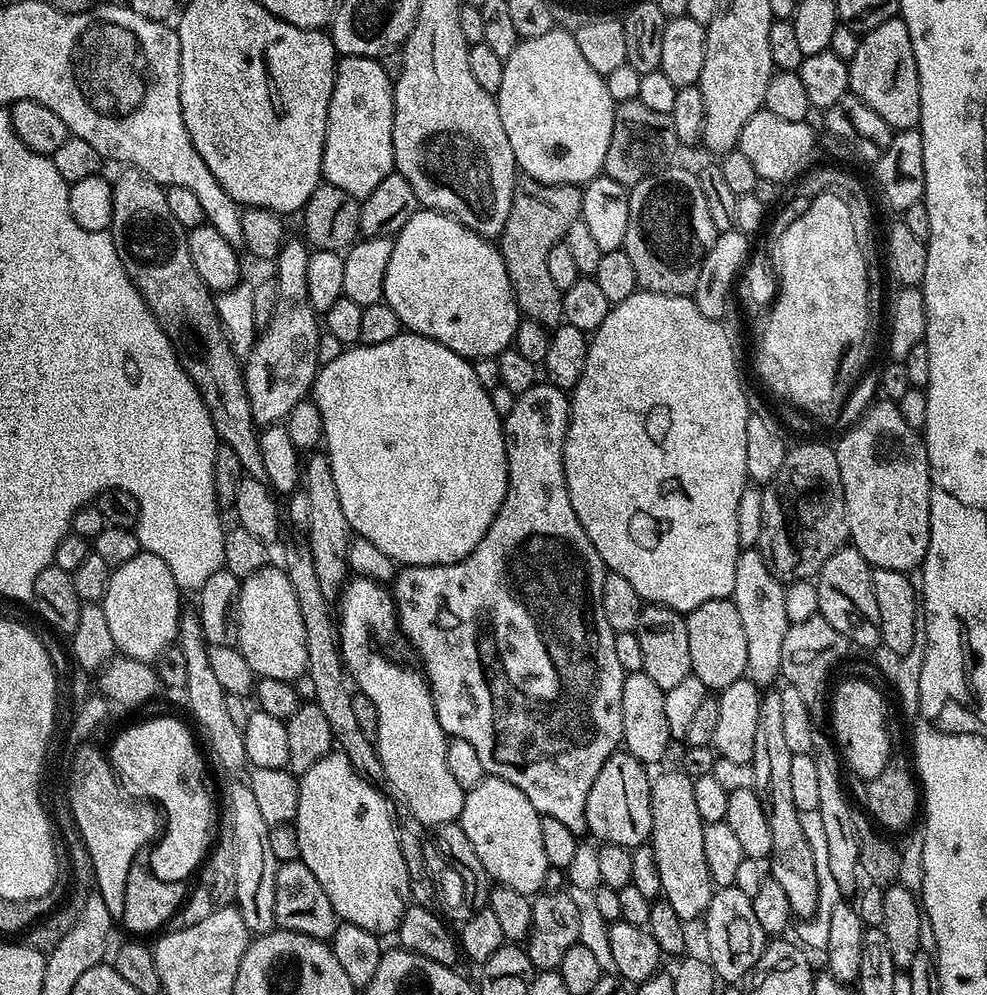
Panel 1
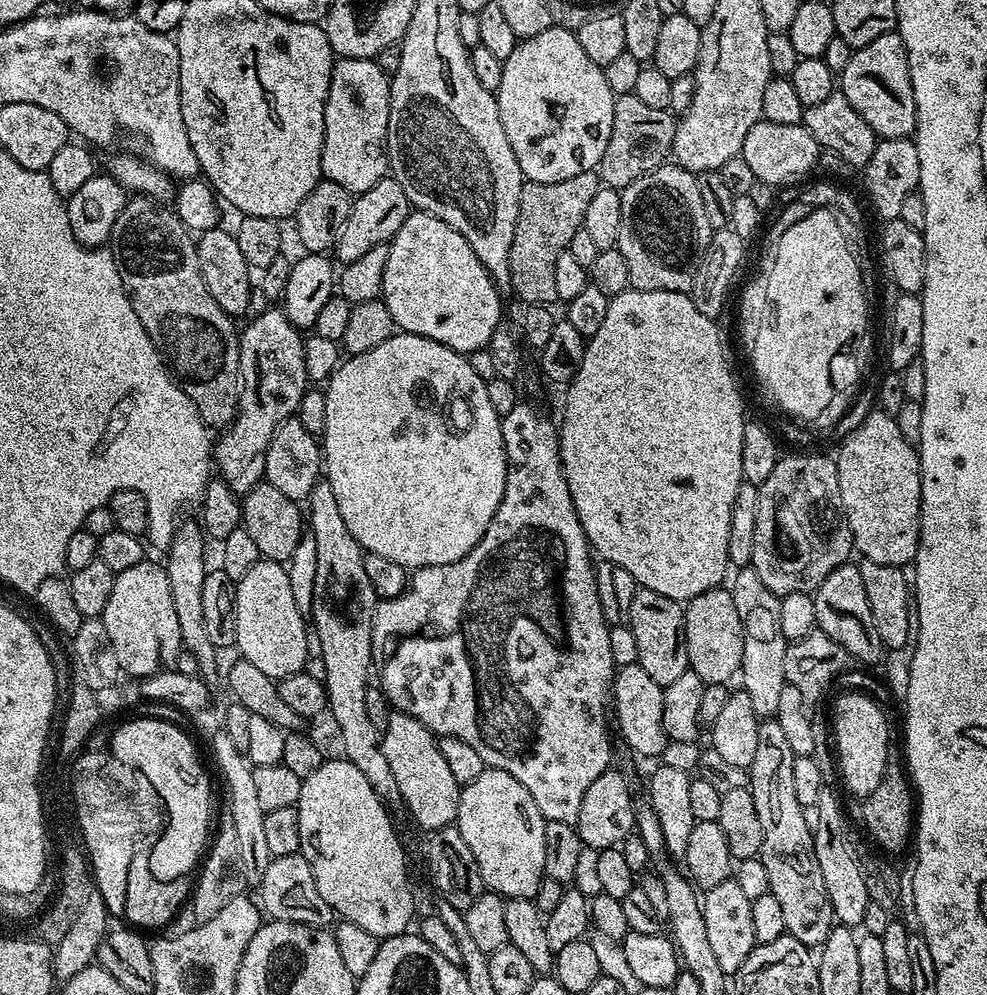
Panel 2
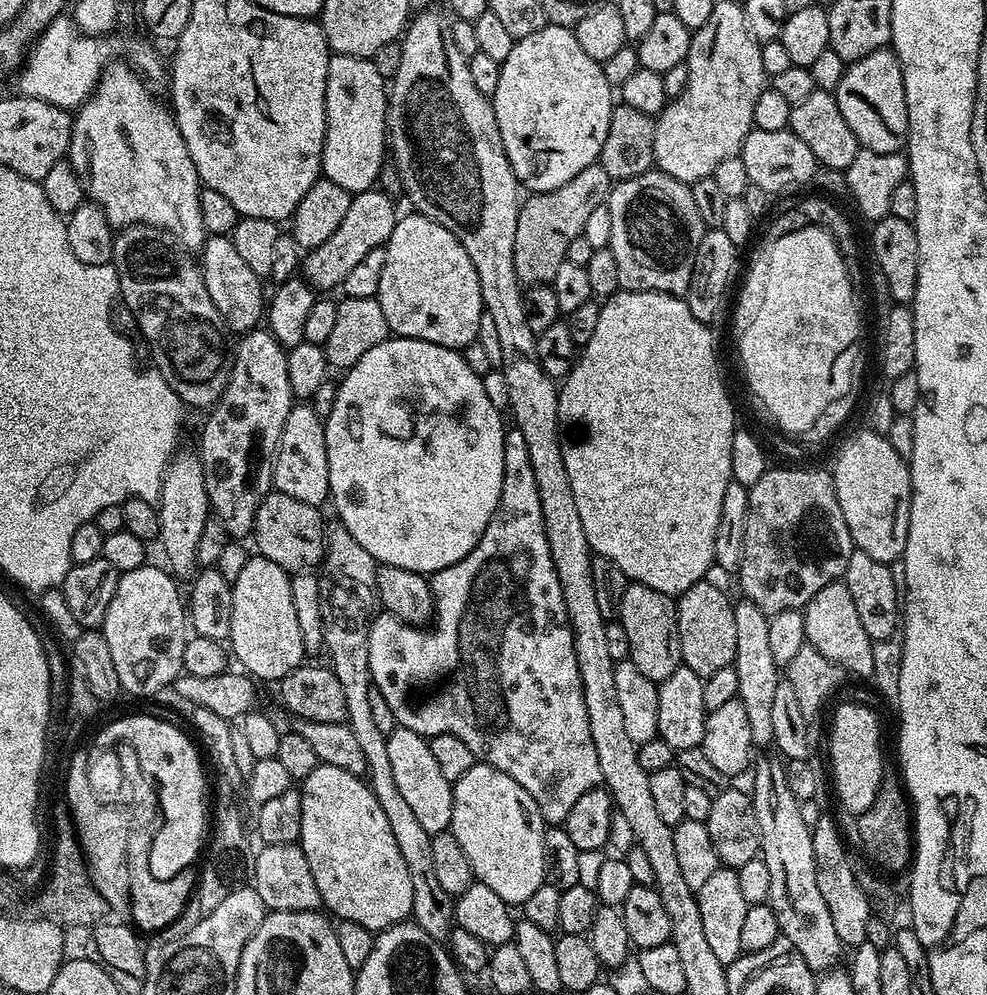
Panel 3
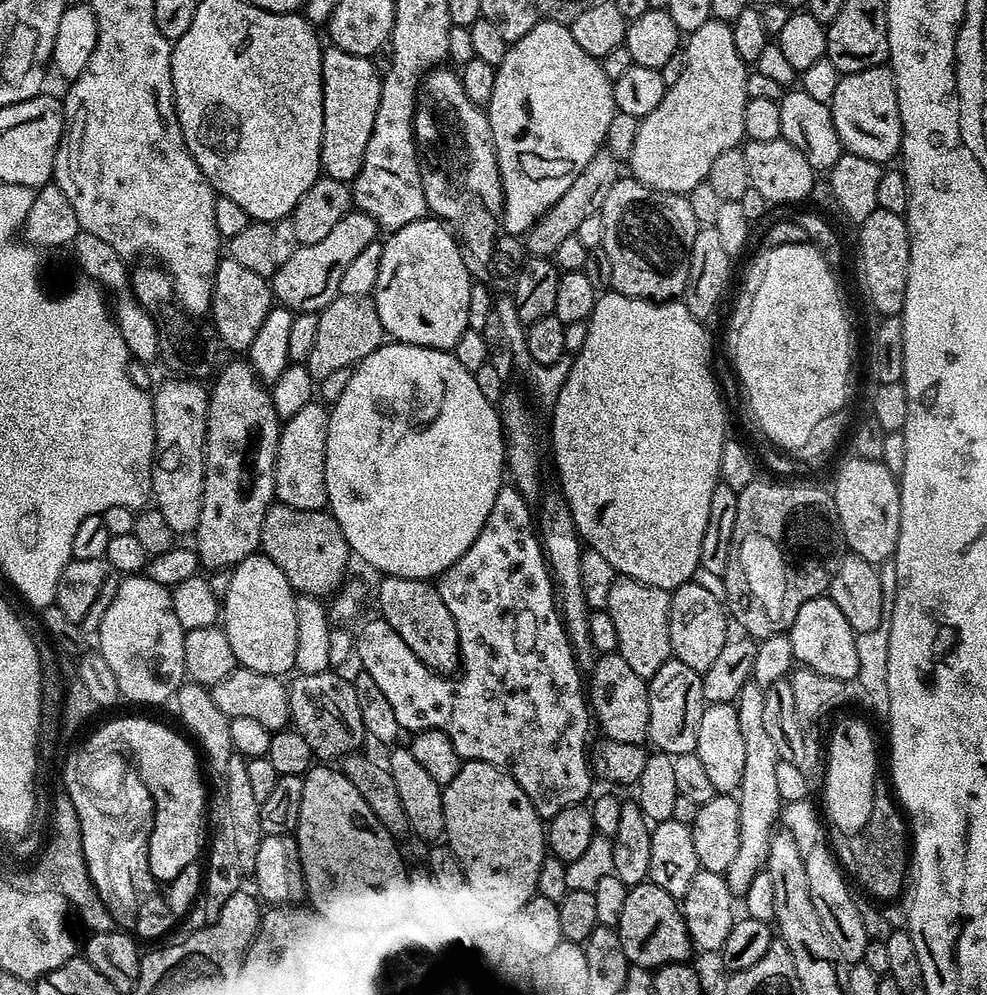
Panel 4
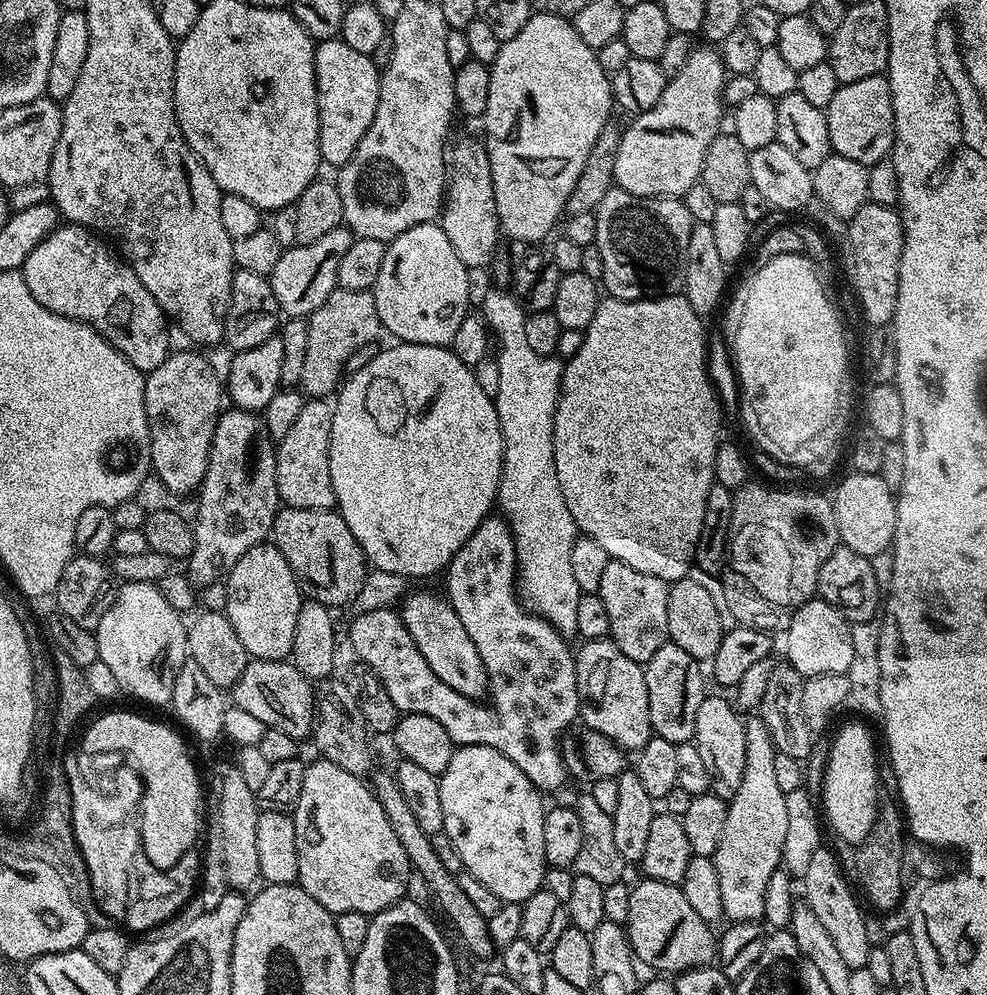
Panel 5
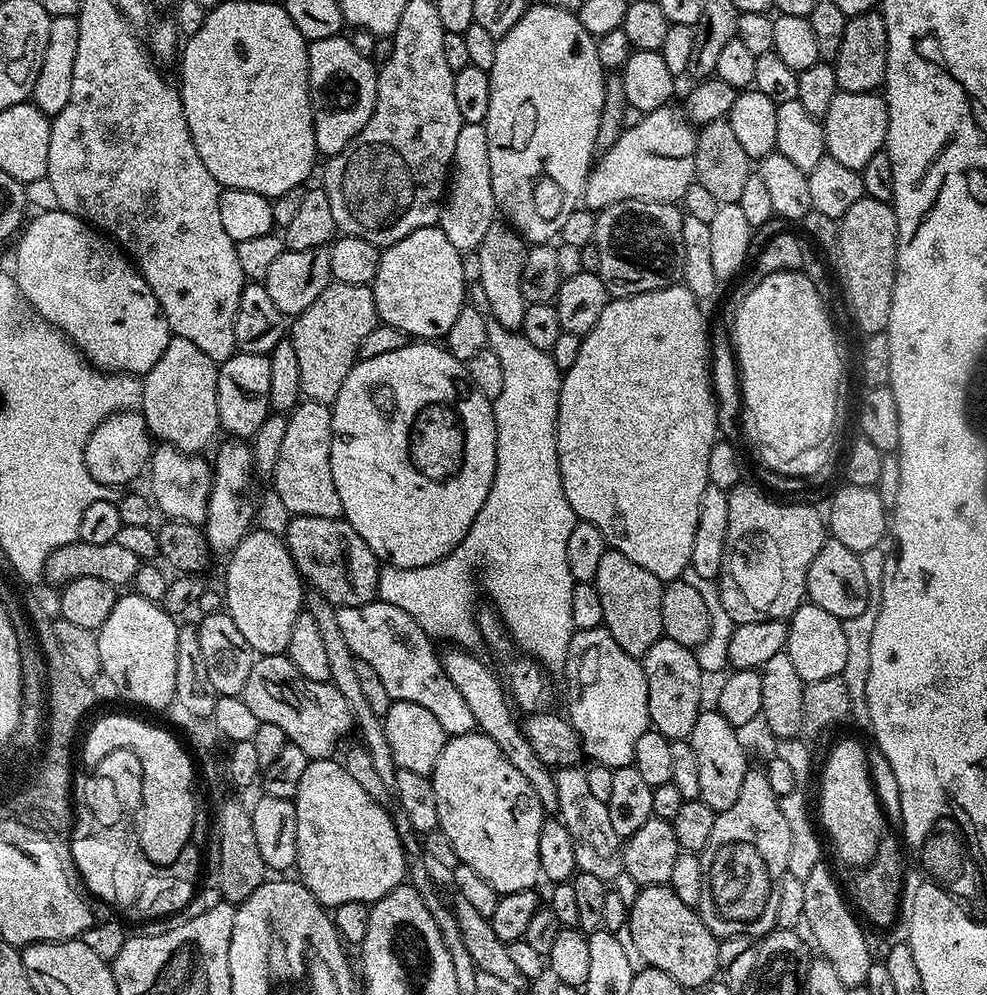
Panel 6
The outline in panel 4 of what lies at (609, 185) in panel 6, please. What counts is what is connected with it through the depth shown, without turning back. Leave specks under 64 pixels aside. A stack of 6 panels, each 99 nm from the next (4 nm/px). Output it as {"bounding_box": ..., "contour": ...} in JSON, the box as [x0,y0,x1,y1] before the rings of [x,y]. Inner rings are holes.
{"bounding_box":[631,19,749,194],"contour":[[[710,19],[698,30],[687,33],[683,45],[684,69],[678,82],[666,90],[662,102],[650,110],[634,137],[631,179],[659,192],[686,194],[707,180],[714,158],[737,147],[745,139],[746,78],[749,65],[734,46],[731,23]]]}

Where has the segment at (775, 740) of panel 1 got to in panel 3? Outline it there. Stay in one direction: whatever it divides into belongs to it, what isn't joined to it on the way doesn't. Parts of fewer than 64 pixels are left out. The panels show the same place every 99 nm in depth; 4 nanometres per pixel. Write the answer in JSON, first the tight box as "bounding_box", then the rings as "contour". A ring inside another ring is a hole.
{"bounding_box":[750,757,846,974],"contour":[[[759,757],[755,761],[752,768],[754,780],[750,787],[752,804],[758,814],[760,856],[766,862],[766,870],[770,870],[768,903],[778,918],[781,936],[792,943],[793,950],[802,954],[813,973],[823,974],[841,963],[840,955],[846,952],[846,948],[840,943],[838,930],[834,930],[822,890],[818,890],[812,829],[799,814],[800,801],[790,791],[785,763],[779,757],[773,757]]]}

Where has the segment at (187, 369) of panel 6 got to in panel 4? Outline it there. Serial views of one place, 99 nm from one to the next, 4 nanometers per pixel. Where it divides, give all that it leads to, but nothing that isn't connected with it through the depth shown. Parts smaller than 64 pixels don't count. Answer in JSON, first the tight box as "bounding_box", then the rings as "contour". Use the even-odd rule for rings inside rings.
{"bounding_box":[151,378,209,534],"contour":[[[172,378],[176,380],[168,380],[161,386],[157,392],[151,393],[152,397],[152,413],[154,414],[154,434],[156,435],[156,459],[152,470],[152,495],[154,507],[162,512],[171,532],[179,534],[179,532],[195,533],[196,523],[202,514],[202,494],[204,493],[204,443],[206,442],[206,422],[208,421],[208,394],[209,389],[204,388],[196,381],[196,378]]]}

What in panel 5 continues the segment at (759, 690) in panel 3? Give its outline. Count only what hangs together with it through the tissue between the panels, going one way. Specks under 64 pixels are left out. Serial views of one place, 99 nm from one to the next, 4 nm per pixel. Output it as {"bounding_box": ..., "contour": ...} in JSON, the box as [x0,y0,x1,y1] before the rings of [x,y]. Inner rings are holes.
{"bounding_box":[712,718,786,921],"contour":[[[758,718],[744,725],[746,734],[746,770],[742,770],[742,783],[738,794],[728,801],[726,826],[722,842],[712,855],[714,870],[718,872],[718,887],[722,890],[724,916],[729,921],[763,921],[766,906],[766,886],[781,867],[783,843],[786,839],[786,794],[778,787],[774,758],[777,751],[766,726]]]}

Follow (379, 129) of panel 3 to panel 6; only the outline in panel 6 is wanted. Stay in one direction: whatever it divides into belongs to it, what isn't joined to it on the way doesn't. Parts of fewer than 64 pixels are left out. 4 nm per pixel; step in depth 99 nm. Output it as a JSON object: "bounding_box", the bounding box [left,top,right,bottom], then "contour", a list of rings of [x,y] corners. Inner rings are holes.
{"bounding_box":[308,34,377,158],"contour":[[[339,34],[321,40],[311,41],[308,45],[308,93],[312,99],[312,129],[316,151],[321,157],[327,158],[346,150],[350,142],[370,122],[370,114],[376,105],[377,65],[369,57],[358,54],[354,50],[351,39]]]}

